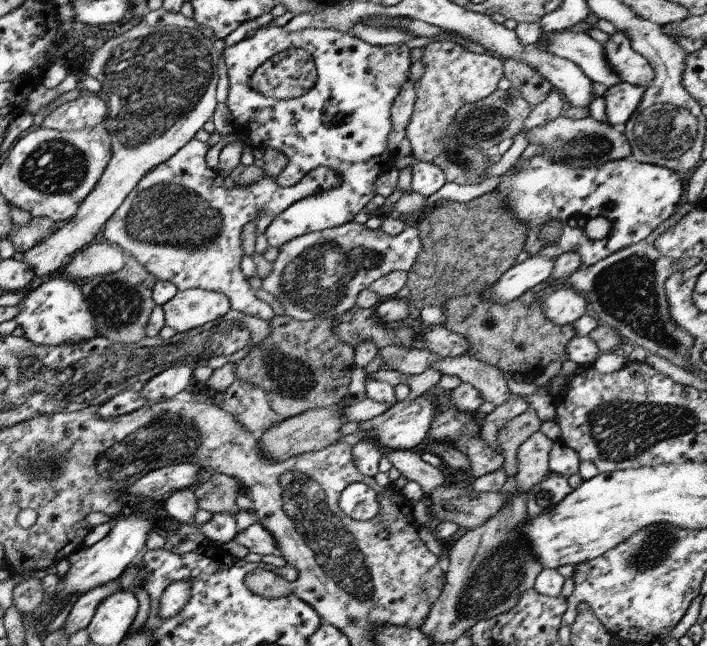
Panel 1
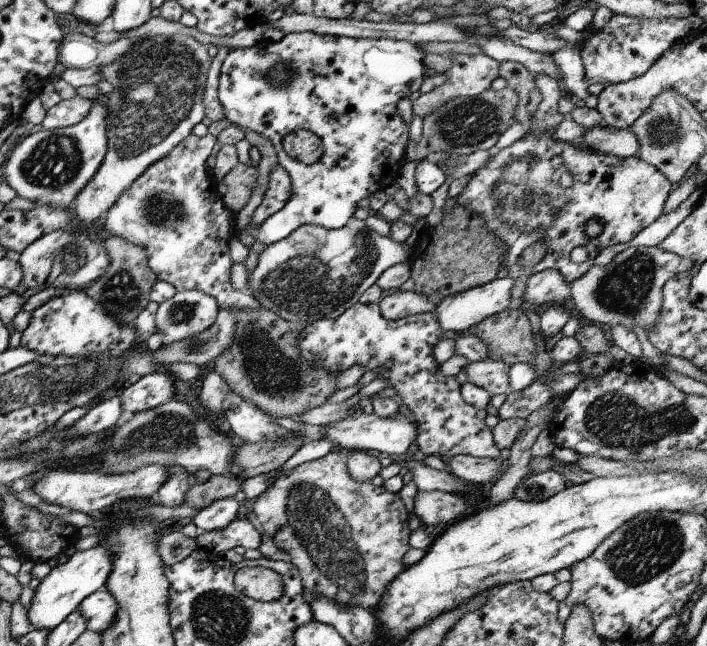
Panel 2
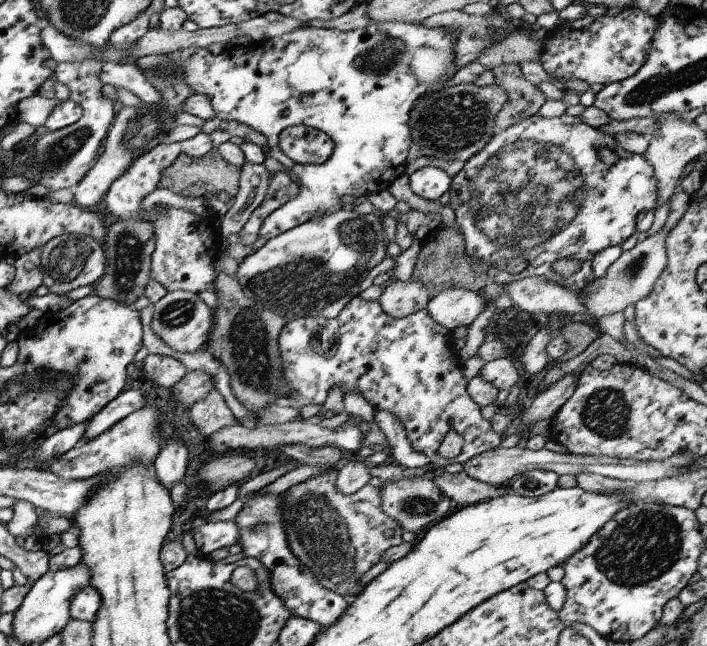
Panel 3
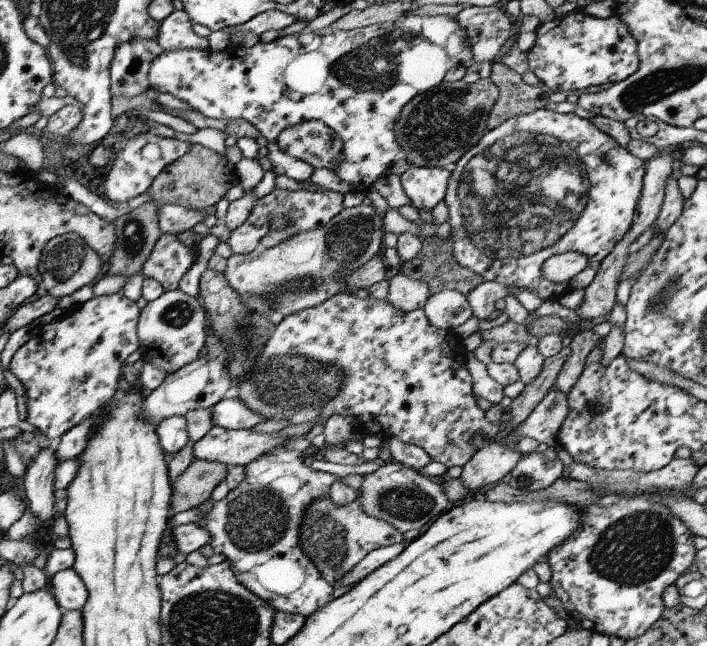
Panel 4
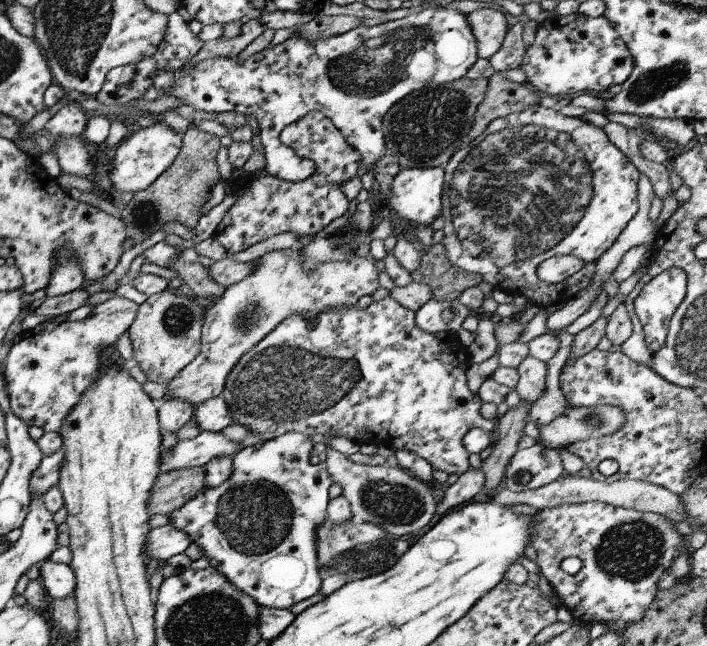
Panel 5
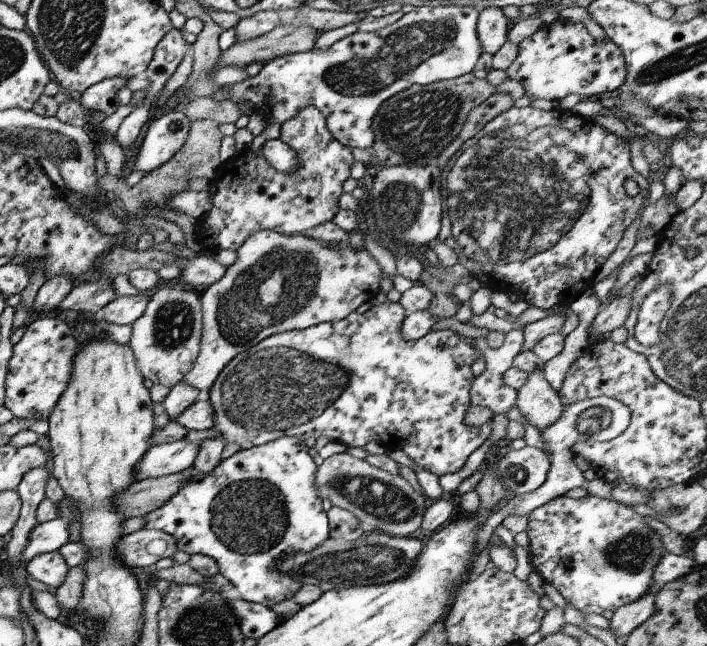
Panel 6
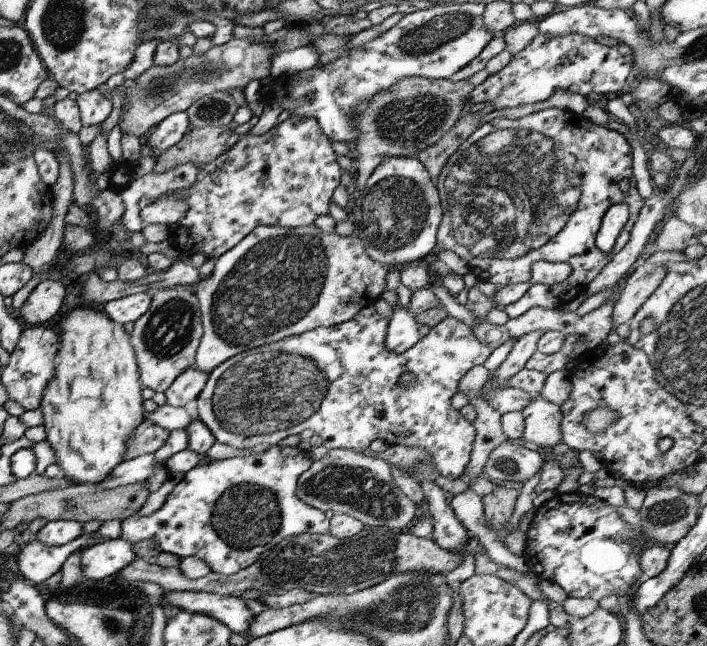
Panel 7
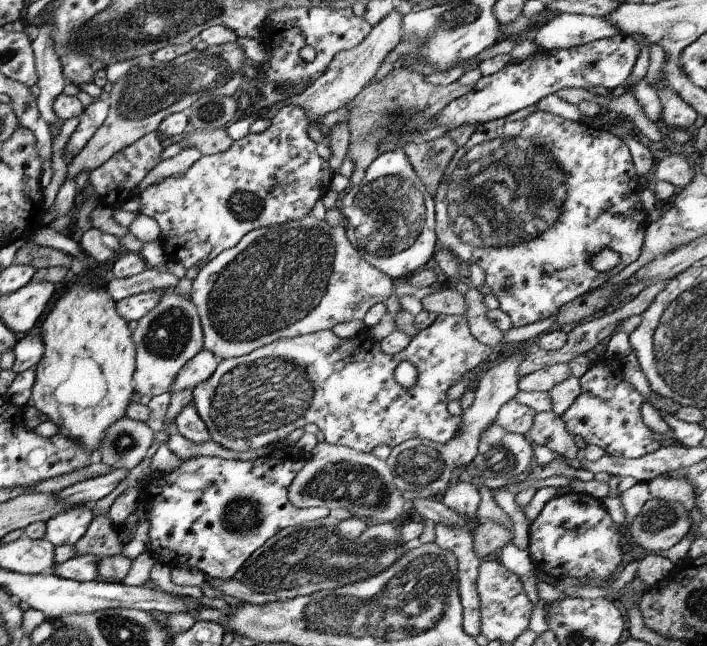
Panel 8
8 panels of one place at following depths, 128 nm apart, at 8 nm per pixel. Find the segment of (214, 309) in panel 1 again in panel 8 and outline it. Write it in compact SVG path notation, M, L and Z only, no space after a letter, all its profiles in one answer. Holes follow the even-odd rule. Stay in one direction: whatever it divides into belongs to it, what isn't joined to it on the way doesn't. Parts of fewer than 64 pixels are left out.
M165 290L155 308L137 321L131 333L135 368L131 386L138 396L155 396L168 392L181 366L202 348L202 330L199 315L190 299L181 298L173 290Z

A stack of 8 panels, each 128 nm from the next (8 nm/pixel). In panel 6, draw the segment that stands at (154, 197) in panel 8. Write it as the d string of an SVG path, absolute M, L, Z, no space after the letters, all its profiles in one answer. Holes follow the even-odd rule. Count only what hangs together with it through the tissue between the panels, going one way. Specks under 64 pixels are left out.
M313 106L302 108L295 118L290 118L280 124L279 139L283 144L287 144L291 150L297 154L297 160L301 163L295 166L291 172L279 172L269 166L265 161L261 150L255 152L245 150L232 156L224 164L219 164L217 174L213 174L211 179L211 190L208 191L211 198L211 208L207 214L203 214L198 221L196 232L200 245L209 251L219 250L237 250L243 240L259 230L271 230L279 234L296 234L305 232L309 228L315 228L327 220L331 220L337 214L337 199L341 192L341 184L349 177L349 168L353 164L351 150L346 146L341 146L329 134L325 126L324 116ZM242 160L247 160L248 166L246 172L239 172L239 166Z

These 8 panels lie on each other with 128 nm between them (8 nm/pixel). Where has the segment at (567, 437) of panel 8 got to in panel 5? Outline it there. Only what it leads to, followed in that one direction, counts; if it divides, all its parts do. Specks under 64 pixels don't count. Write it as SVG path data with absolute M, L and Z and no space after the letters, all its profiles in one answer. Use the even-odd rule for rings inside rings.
M527 355L516 370L518 381L514 390L519 397L519 402L529 402L529 408L531 408L531 404L545 390L546 363Z

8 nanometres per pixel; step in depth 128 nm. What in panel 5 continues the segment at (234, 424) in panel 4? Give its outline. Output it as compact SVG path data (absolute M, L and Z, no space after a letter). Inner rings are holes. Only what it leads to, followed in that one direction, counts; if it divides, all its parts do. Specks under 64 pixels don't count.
M220 396L198 404L193 409L192 419L197 422L200 431L217 432L223 430L225 426L229 426L229 424L233 423L233 418L231 418L231 414L227 414L227 406L225 406L225 402L221 400Z

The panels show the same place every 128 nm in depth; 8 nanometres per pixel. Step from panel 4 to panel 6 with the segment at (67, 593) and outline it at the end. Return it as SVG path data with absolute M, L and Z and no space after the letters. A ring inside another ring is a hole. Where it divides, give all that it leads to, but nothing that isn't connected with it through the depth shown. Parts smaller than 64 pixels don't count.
M55 550L35 555L35 558L27 562L24 569L33 580L39 580L47 588L53 588L56 591L65 580L69 567L65 564L64 558L61 558L61 554Z

